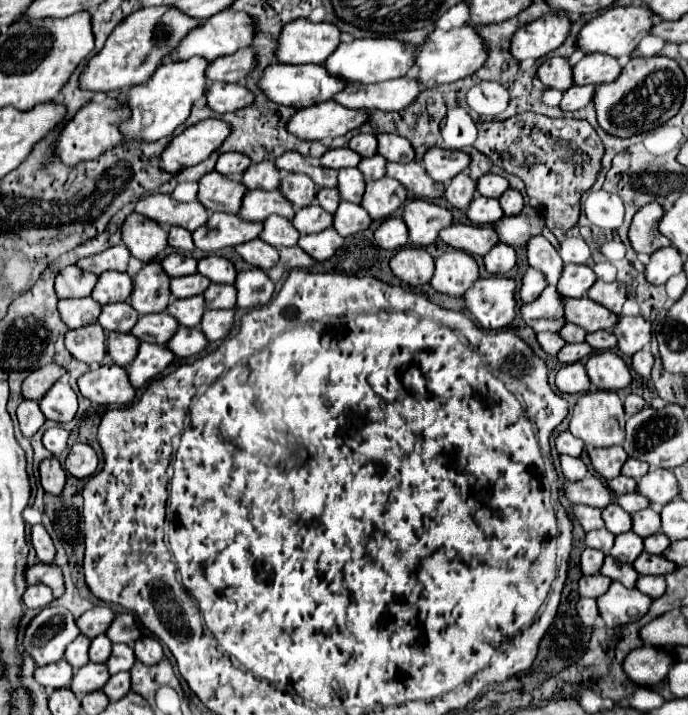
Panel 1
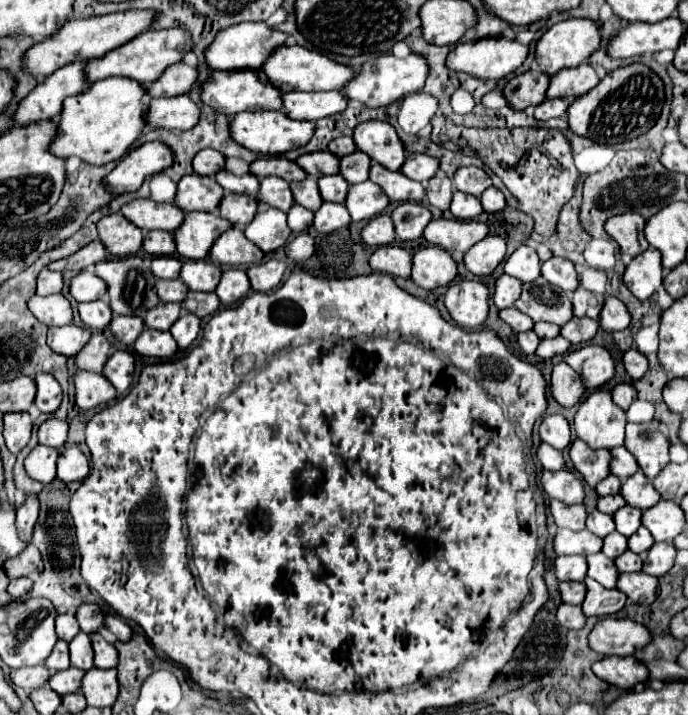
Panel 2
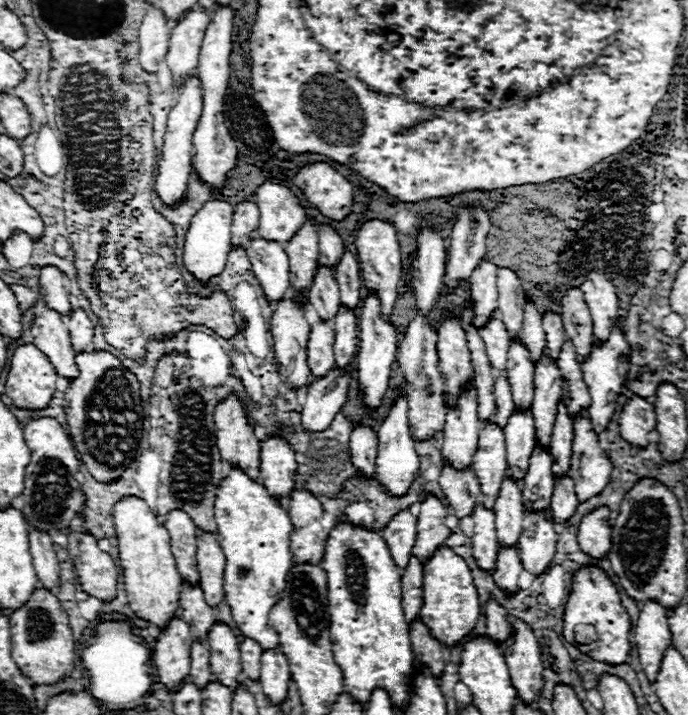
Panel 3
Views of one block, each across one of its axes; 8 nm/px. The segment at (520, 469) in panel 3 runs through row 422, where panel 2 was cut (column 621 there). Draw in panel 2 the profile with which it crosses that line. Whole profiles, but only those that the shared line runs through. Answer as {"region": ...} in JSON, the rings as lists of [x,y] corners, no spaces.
{"region":[[[624,506],[624,508],[618,508],[618,512],[614,512],[614,524],[616,524],[616,530],[620,534],[624,534],[626,538],[632,536],[638,528],[640,528],[640,518],[642,518],[642,512],[638,508],[632,508],[632,506]]]}

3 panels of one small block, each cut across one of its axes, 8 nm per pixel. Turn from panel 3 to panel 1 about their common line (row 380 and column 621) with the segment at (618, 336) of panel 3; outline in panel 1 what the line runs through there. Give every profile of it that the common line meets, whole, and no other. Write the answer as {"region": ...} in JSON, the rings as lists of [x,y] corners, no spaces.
{"region":[[[612,582],[608,592],[604,592],[596,602],[606,626],[614,628],[640,620],[648,612],[652,598],[636,588],[624,588],[622,584]]]}

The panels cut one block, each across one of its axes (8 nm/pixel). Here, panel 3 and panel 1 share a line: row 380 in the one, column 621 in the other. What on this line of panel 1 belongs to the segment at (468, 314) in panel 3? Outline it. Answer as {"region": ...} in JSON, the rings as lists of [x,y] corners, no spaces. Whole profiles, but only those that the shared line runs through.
{"region":[[[616,476],[608,482],[608,488],[614,492],[614,494],[628,494],[628,492],[636,492],[636,480],[634,478],[628,478],[628,476]]]}

